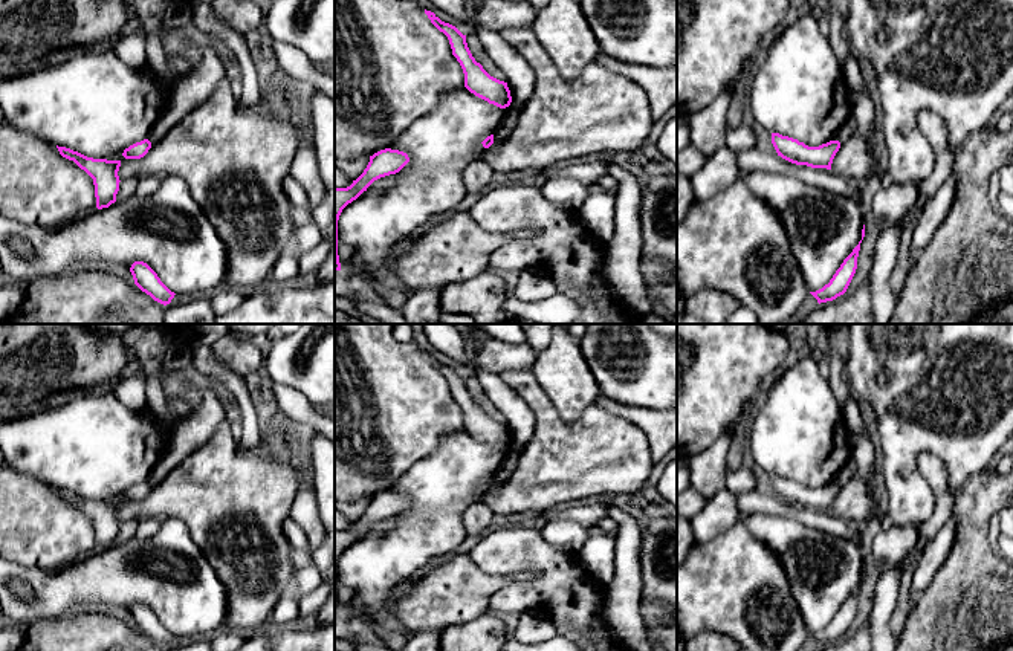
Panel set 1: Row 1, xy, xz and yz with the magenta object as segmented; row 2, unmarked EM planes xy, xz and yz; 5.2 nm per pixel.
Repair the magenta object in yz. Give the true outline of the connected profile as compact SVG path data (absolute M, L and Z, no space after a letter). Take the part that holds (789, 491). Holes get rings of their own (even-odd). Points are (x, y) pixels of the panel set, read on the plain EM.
M772 475L772 486L778 498L791 506L827 512L831 512L833 501L840 491L839 483L830 483L819 489L808 489L798 481L779 475Z

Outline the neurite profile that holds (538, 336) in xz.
M519 324L526 333L526 342L539 355L545 350L552 339L555 324Z

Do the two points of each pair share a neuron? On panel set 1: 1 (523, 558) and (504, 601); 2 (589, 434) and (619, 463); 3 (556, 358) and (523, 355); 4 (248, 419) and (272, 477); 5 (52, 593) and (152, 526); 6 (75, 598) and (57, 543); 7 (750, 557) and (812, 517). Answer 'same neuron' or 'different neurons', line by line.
1: same neuron
2: same neuron
3: different neurons
4: different neurons
5: different neurons
6: different neurons
7: different neurons

